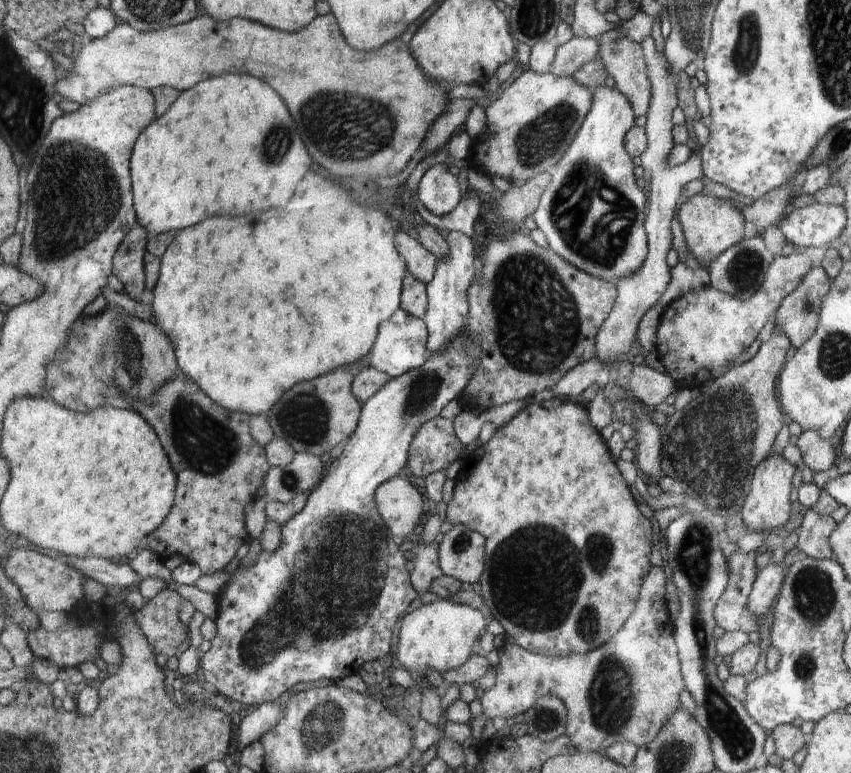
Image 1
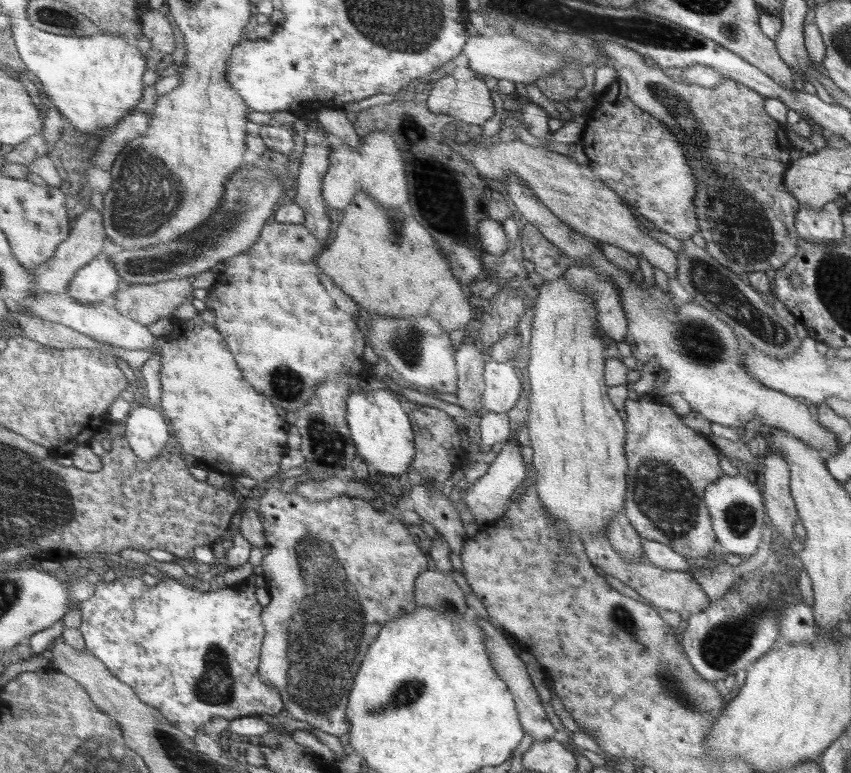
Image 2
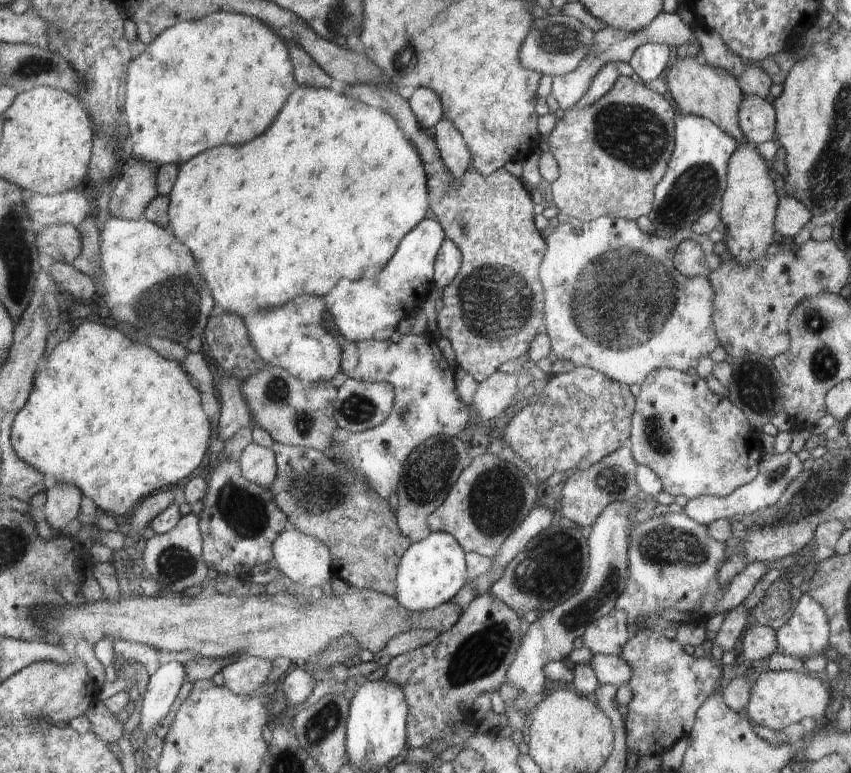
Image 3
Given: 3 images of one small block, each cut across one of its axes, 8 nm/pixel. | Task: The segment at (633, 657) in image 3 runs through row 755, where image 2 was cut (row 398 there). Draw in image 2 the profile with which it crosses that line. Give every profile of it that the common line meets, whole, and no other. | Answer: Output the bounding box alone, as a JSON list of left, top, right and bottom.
[623,394,724,559]

